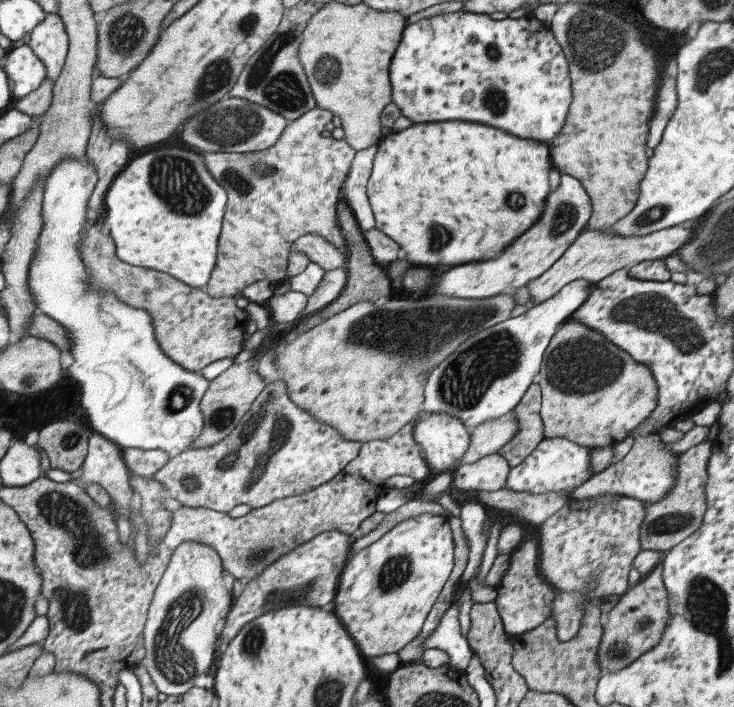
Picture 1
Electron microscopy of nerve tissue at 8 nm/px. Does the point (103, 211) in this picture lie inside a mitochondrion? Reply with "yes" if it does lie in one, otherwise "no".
no

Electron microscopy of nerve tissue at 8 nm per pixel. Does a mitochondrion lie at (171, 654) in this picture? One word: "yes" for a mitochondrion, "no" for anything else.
yes

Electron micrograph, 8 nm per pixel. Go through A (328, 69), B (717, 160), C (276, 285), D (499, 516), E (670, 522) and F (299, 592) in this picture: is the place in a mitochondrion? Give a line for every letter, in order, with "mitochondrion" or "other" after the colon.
A: mitochondrion
B: other
C: other
D: other
E: mitochondrion
F: mitochondrion

